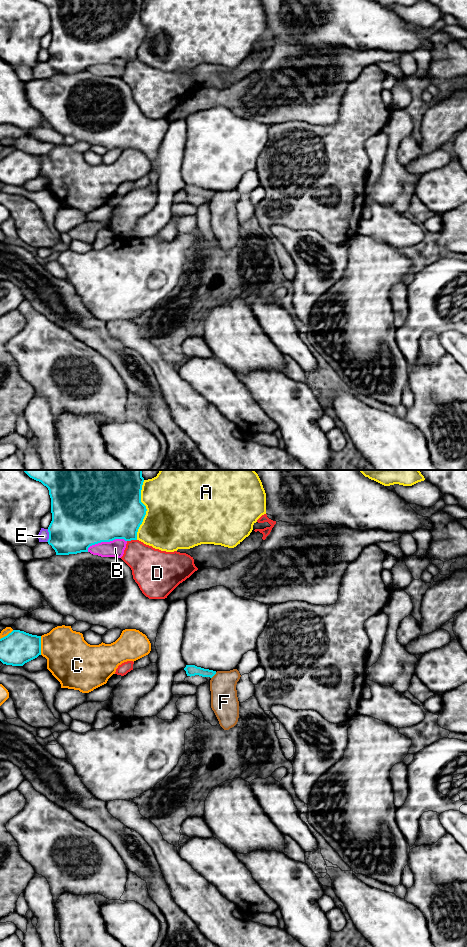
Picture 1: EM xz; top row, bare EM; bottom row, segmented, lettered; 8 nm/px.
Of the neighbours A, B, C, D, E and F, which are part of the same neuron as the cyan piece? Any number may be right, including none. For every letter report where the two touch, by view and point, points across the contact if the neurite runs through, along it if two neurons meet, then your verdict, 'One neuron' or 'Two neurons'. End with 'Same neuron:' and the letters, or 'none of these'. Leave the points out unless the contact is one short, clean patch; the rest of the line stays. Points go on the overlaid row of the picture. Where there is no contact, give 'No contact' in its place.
A: Touches cyan at xz (146, 510). Two neurons
B: Touches cyan at xz (105, 541). Two neurons
C: Touches cyan at xz (40, 645). Two neurons
D: Touches cyan at xz (131, 539). Two neurons
E: Touches cyan at xz (49, 535). Two neurons
F: Touches cyan at xz (214, 674). Boundary: xz (216, 672), (211, 678). Two neurons
Same neuron: none of these

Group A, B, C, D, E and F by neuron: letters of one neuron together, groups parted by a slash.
A / B / C / D / E / F

